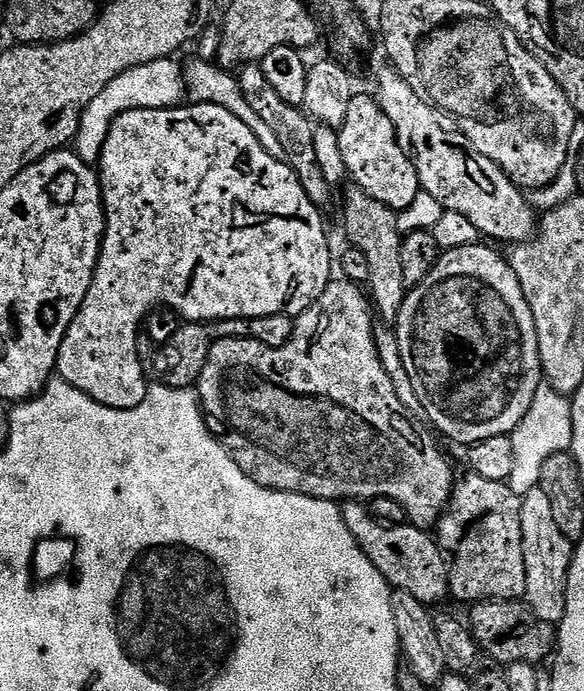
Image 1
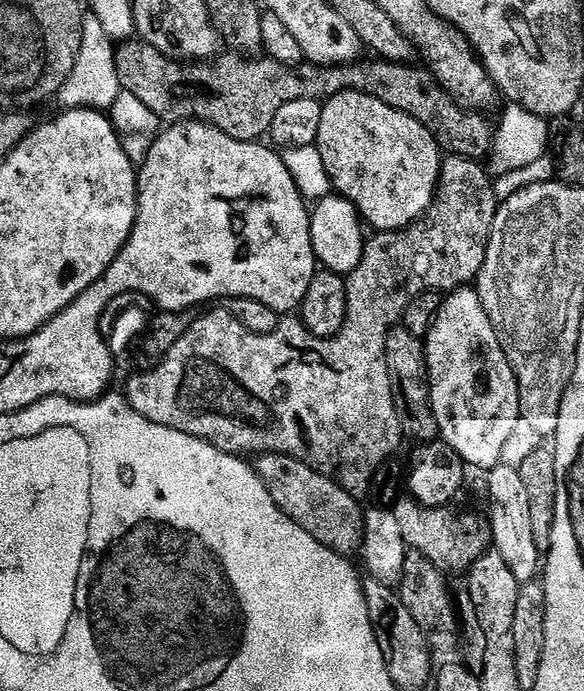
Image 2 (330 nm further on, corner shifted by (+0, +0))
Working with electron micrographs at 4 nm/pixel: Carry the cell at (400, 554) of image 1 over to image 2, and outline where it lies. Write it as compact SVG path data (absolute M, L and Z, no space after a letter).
M270 452L259 457L254 467L257 475L276 505L306 534L310 534L322 546L341 554L352 554L359 549L364 538L364 512L361 501L350 495L336 481L318 474L310 466L293 456Z

